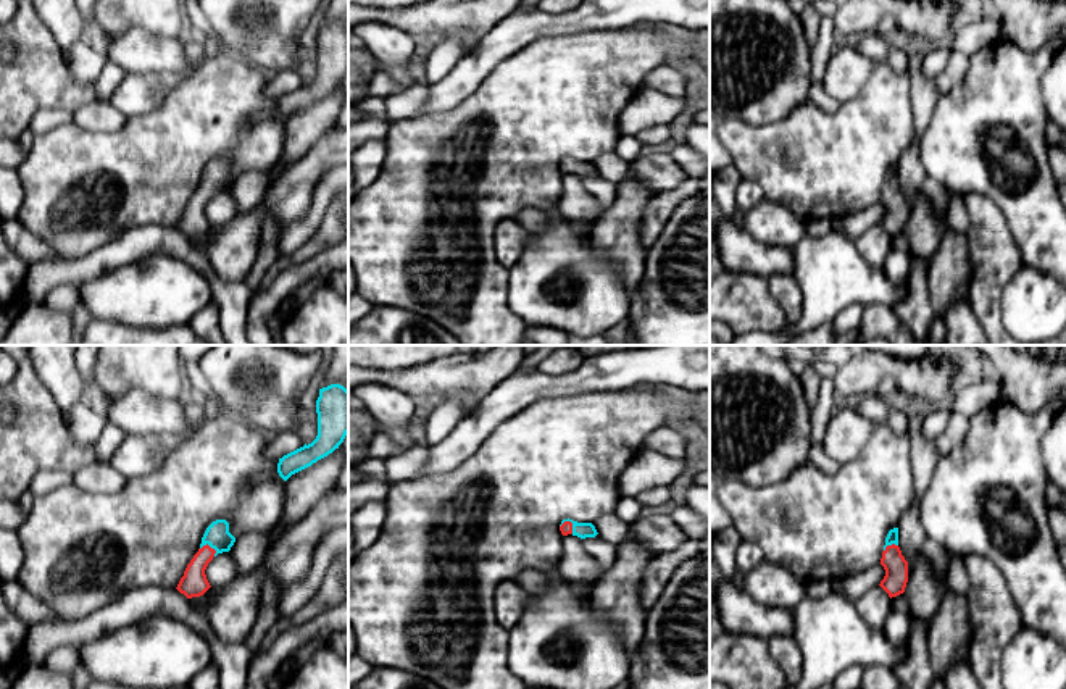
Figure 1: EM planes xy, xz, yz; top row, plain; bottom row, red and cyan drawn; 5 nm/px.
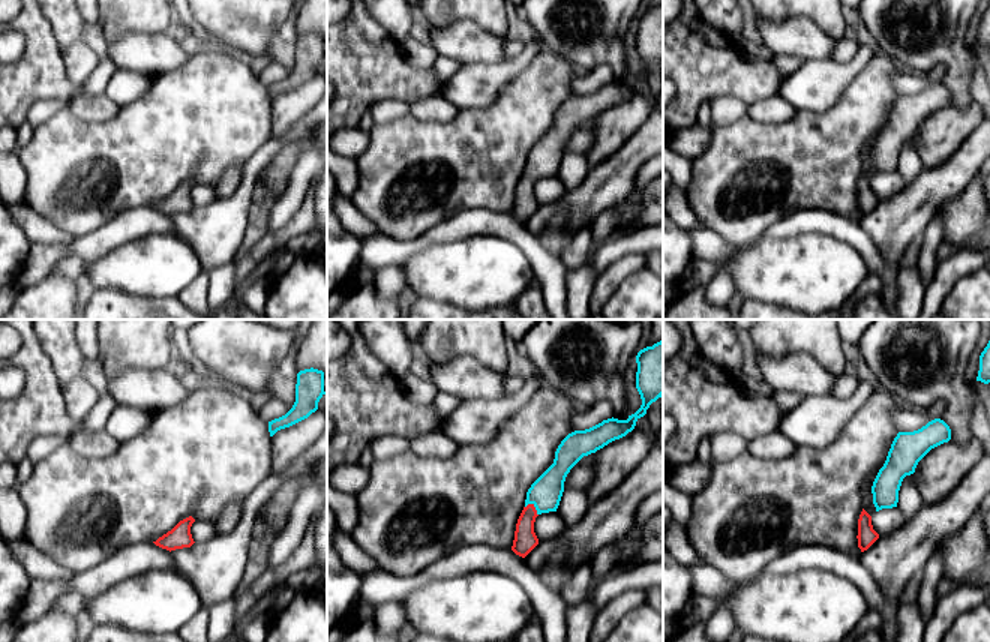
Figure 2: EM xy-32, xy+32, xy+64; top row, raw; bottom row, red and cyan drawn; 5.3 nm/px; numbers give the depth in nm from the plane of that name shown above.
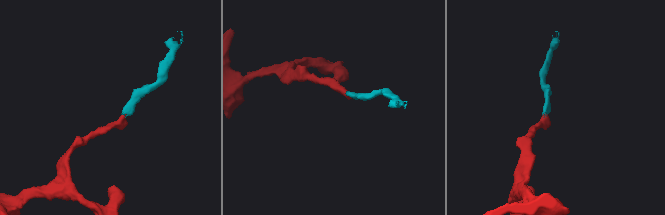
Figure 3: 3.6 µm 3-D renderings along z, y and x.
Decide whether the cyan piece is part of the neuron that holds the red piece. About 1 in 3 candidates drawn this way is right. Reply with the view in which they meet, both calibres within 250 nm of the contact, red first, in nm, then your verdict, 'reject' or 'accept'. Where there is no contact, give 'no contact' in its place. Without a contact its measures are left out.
xy | 140/120 nm | accept

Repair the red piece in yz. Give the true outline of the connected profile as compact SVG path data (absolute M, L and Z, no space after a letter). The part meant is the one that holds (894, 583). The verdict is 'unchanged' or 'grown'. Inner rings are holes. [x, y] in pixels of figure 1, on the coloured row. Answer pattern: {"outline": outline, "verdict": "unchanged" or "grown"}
{"outline": "M898 528L890 529L885 537L881 565L885 570L885 576L879 586L890 599L903 594L908 583L908 562L898 547Z", "verdict": "grown"}

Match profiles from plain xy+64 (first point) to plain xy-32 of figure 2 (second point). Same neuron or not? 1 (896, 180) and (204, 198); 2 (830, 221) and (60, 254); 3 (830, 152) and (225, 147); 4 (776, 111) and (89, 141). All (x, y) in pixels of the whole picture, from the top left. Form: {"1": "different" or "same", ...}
{"1": "same", "2": "same", "3": "same", "4": "different"}

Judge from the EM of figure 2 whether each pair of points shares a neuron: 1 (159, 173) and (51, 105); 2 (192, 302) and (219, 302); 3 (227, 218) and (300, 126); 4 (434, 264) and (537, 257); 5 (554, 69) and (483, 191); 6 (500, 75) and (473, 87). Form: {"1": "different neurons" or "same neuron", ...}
{"1": "different neurons", "2": "different neurons", "3": "same neuron", "4": "different neurons", "5": "same neuron", "6": "same neuron"}

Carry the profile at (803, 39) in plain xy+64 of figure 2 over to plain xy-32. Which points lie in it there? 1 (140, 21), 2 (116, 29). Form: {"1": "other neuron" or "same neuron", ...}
{"1": "other neuron", "2": "other neuron"}

